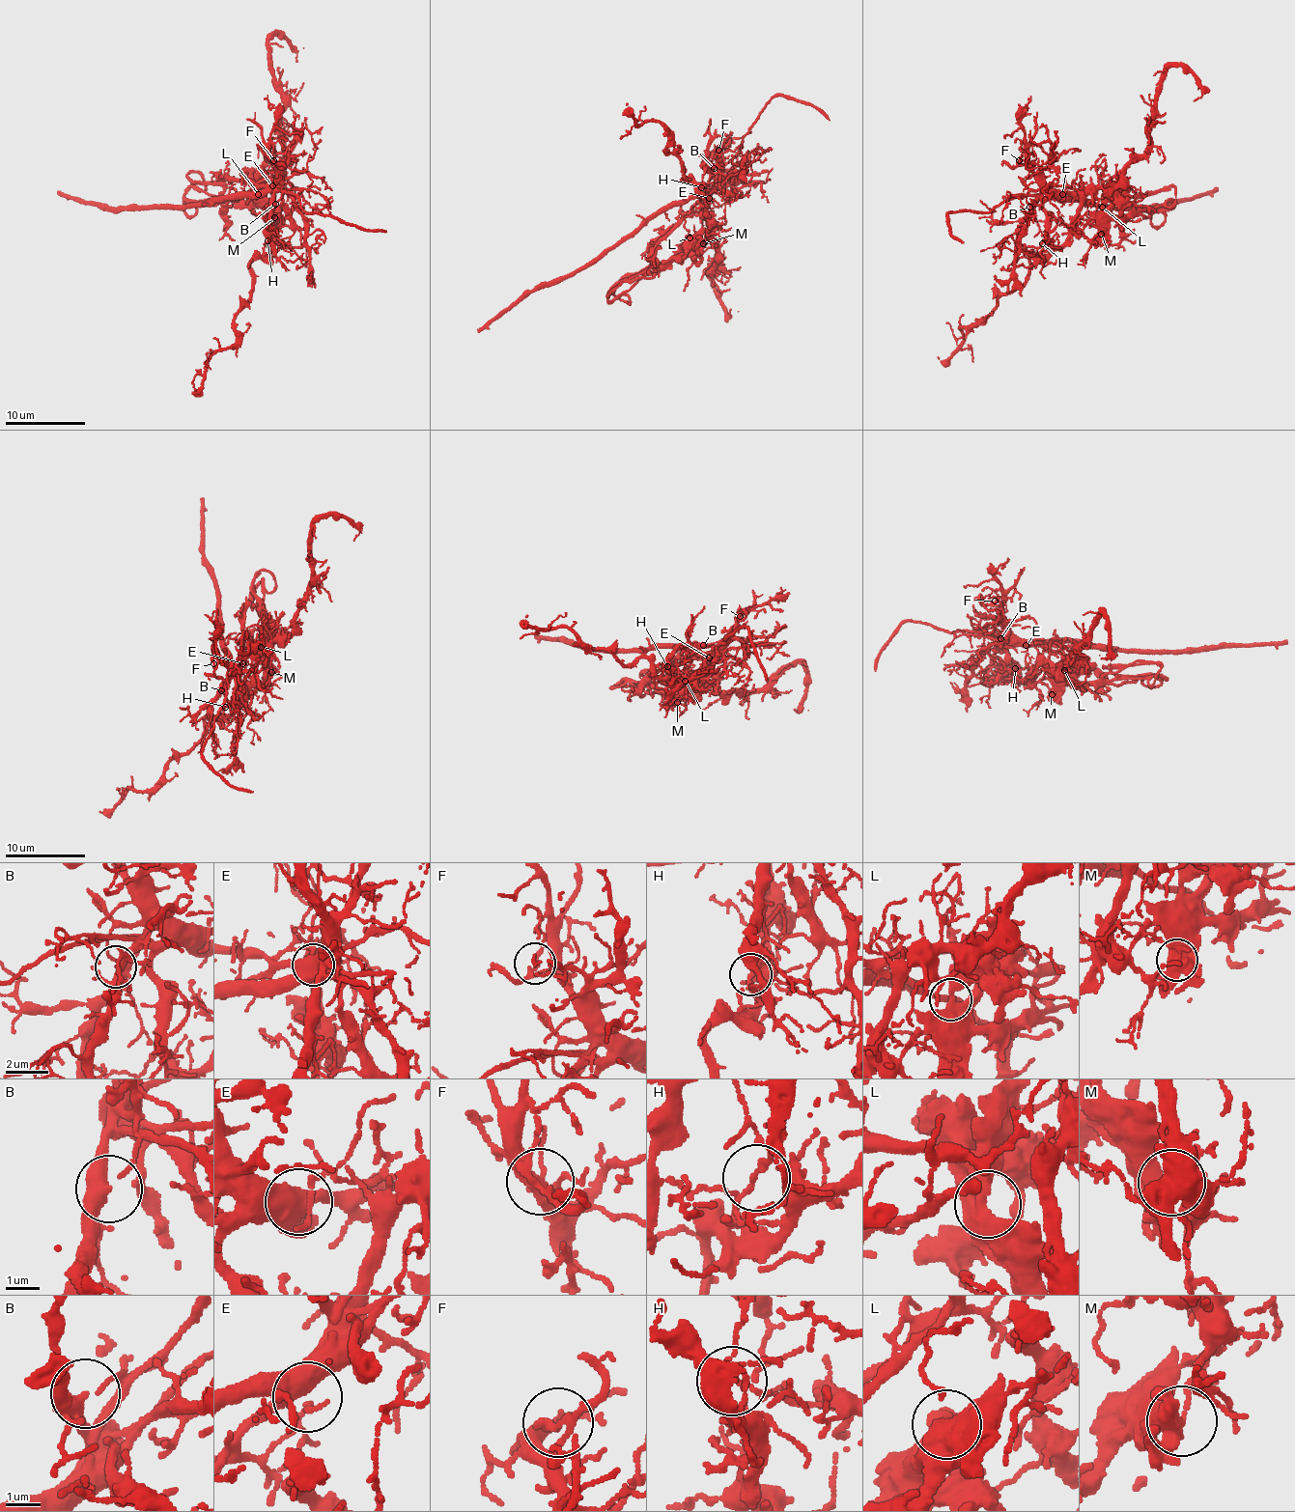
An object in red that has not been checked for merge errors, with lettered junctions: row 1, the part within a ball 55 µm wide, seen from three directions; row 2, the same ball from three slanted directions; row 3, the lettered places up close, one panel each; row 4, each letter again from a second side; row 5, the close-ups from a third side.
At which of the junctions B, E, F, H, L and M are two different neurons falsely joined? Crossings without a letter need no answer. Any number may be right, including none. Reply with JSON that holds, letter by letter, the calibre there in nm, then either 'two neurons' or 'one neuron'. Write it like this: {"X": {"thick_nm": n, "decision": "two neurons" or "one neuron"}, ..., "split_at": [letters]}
{"B": {"thick_nm": 420, "decision": "one neuron"}, "E": {"thick_nm": 440, "decision": "one neuron"}, "F": {"thick_nm": 170, "decision": "one neuron"}, "H": {"thick_nm": 130, "decision": "two neurons"}, "L": {"thick_nm": 460, "decision": "one neuron"}, "M": {"thick_nm": 440, "decision": "two neurons"}, "split_at": ["H", "M"]}

